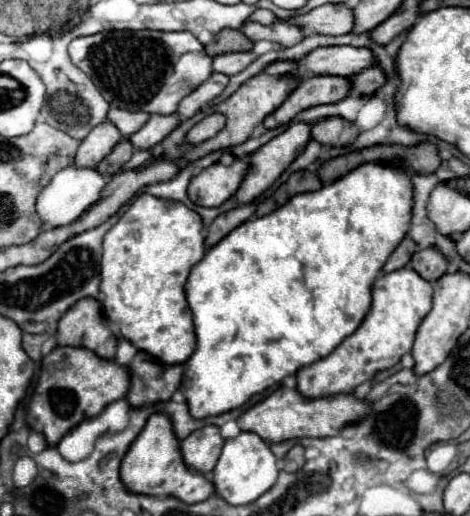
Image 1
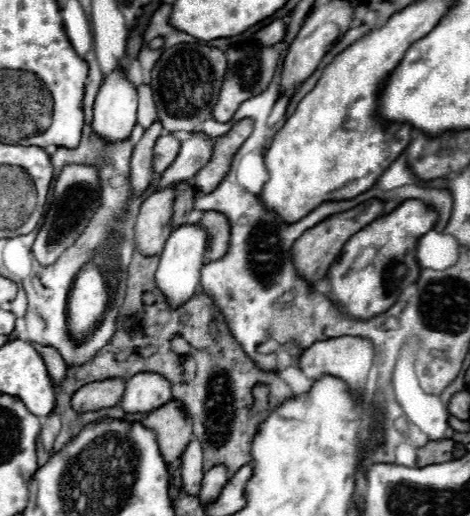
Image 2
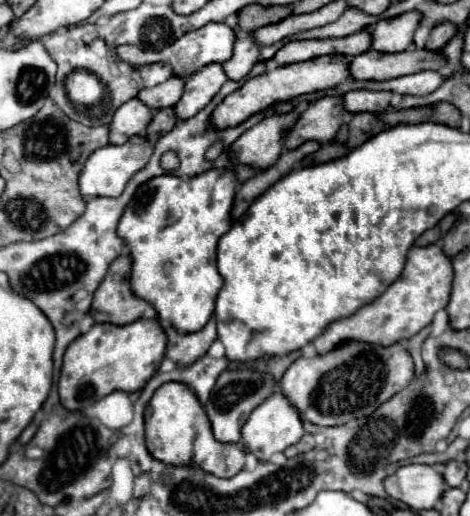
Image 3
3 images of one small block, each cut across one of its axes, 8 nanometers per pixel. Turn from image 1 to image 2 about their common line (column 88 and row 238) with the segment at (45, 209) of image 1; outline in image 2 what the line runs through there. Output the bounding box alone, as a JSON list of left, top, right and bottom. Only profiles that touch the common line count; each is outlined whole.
[154,226,206,308]

